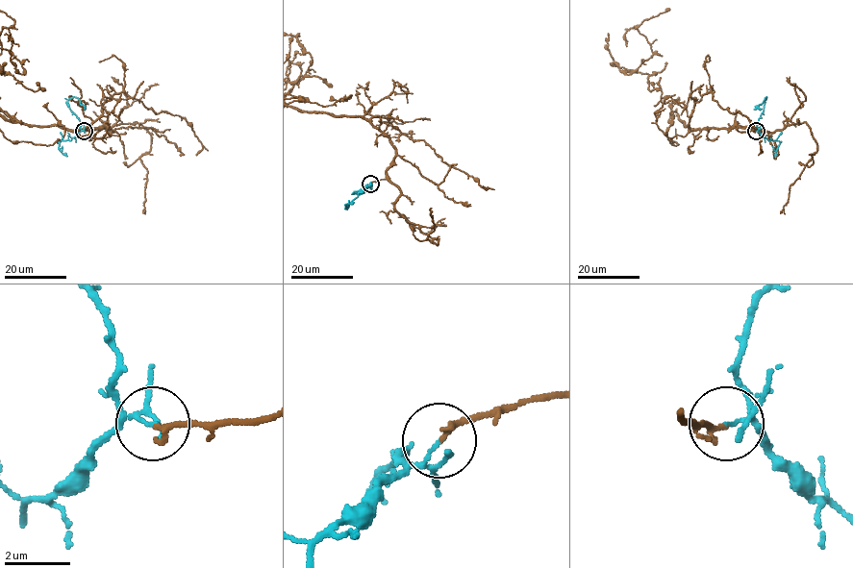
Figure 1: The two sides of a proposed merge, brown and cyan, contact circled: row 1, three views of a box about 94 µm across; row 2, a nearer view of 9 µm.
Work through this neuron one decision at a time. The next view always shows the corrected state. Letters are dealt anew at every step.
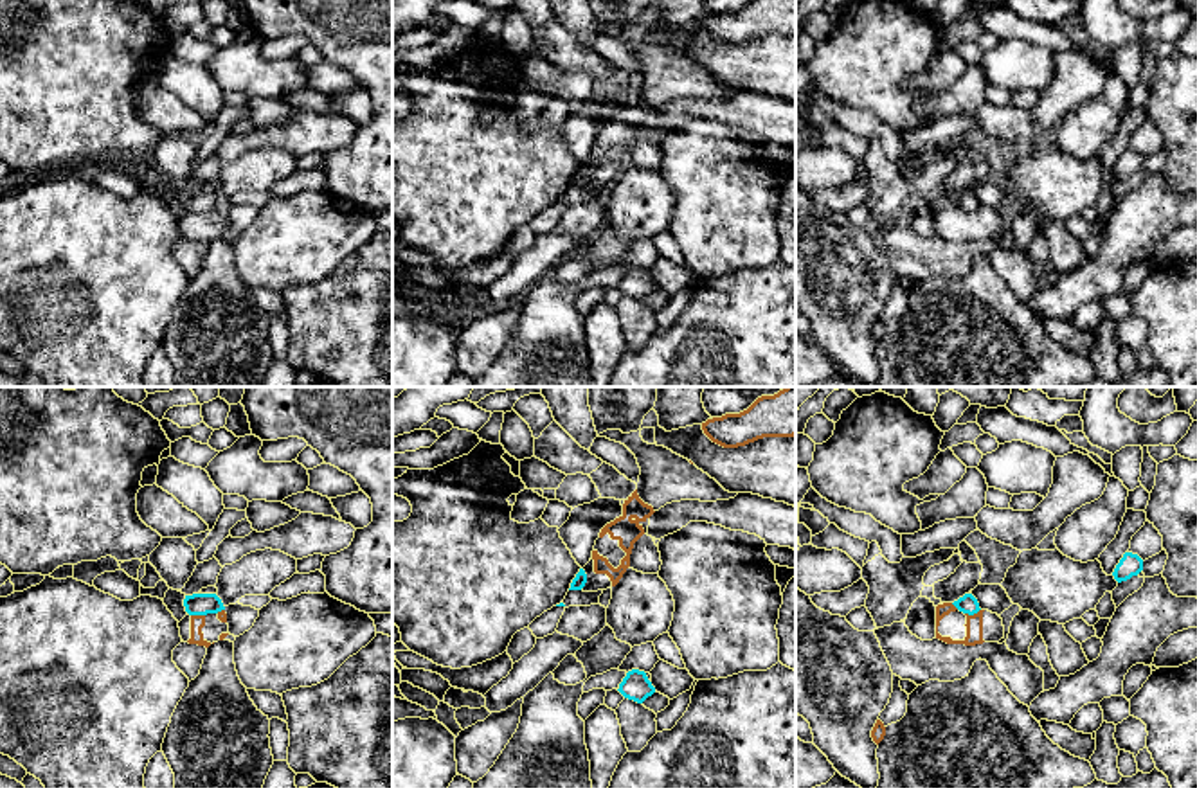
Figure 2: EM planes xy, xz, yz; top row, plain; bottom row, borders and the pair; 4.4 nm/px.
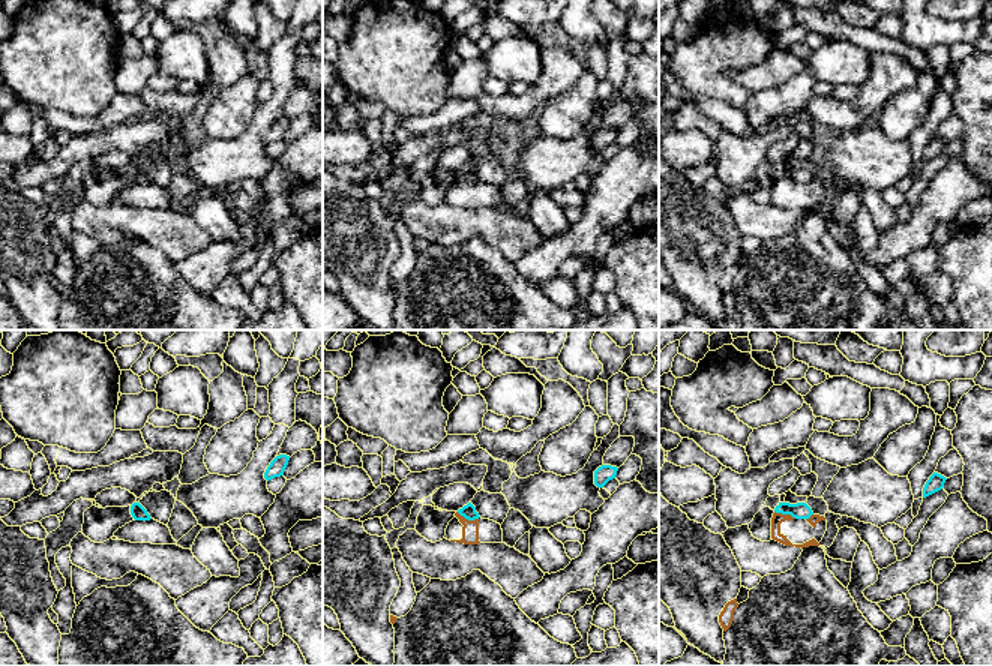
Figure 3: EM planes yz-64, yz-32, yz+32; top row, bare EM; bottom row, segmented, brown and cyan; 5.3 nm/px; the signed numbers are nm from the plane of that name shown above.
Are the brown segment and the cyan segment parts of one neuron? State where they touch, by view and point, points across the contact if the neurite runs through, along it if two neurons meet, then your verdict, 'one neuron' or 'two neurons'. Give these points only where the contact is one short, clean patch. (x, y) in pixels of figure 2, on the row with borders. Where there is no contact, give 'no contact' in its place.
contact yz (974, 614); border yz (980, 608), (965, 614); two neurons

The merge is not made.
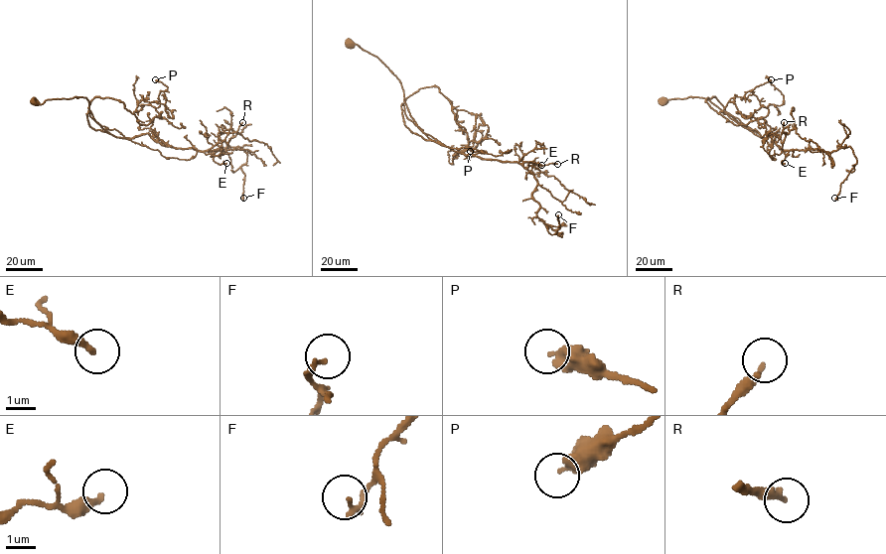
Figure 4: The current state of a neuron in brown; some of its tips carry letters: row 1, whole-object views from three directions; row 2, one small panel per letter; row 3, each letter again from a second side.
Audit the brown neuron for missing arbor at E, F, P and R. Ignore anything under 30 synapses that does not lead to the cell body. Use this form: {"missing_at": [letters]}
{"missing_at": []}

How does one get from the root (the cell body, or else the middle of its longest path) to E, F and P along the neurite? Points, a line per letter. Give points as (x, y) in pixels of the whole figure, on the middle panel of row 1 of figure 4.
E: (349, 44), (375, 56), (396, 76), (409, 114), (432, 140), (465, 155), (541, 165)
F: (349, 44), (396, 76), (430, 139), (526, 168), (536, 182), (536, 215), (561, 236), (558, 214)
P: (349, 44), (396, 76), (430, 139), (475, 154), (484, 151), (465, 150), (479, 131), (470, 151)

